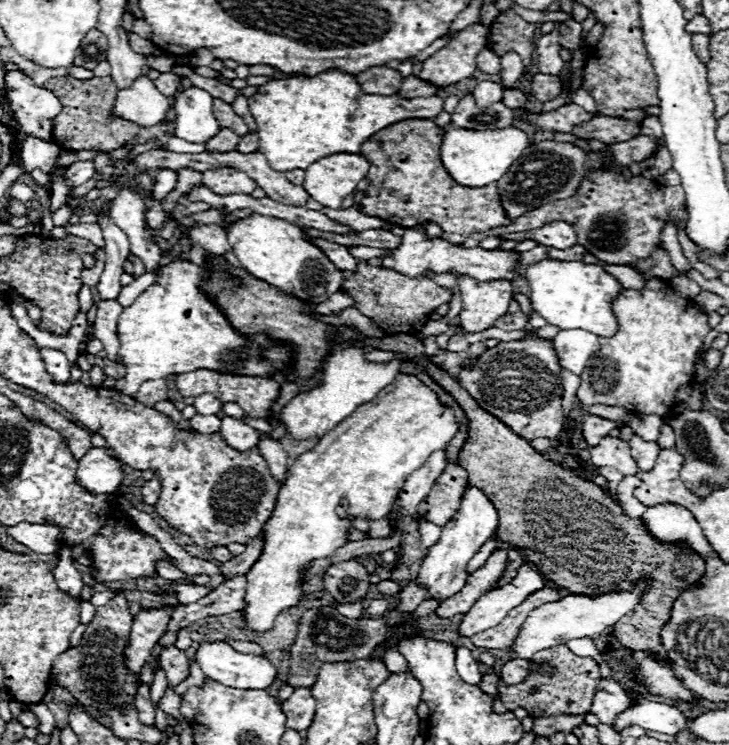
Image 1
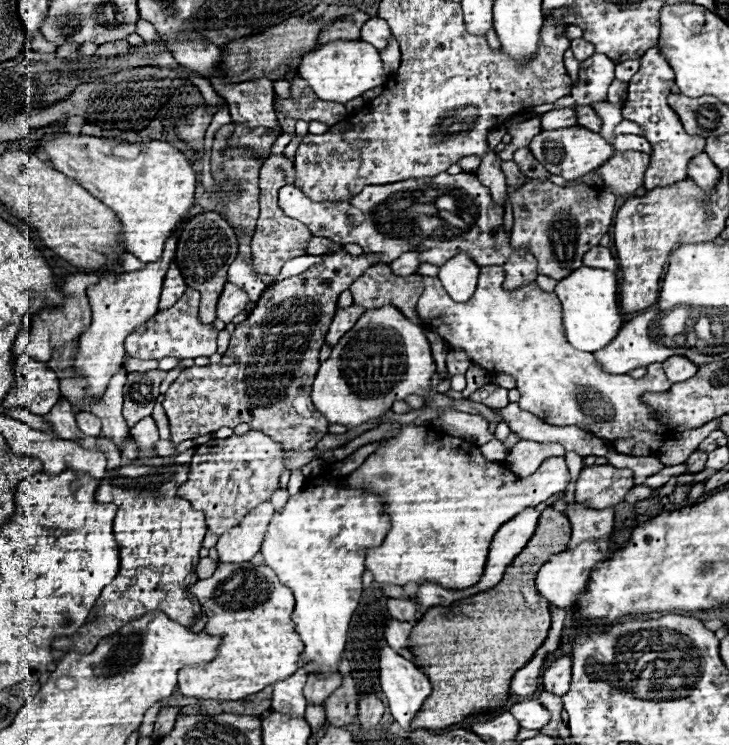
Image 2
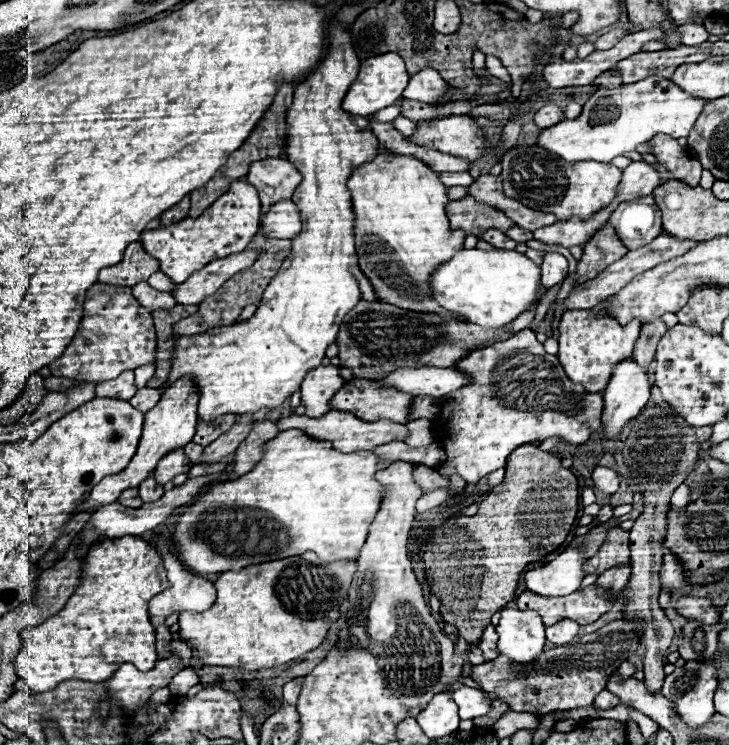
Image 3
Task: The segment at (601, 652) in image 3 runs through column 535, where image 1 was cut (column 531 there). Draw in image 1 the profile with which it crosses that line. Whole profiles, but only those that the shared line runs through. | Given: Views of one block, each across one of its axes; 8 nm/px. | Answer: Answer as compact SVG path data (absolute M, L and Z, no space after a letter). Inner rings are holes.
M566 646L548 648L546 652L534 654L534 658L530 660L530 676L522 684L516 684L514 688L510 686L500 688L500 702L504 702L510 712L518 706L528 710L536 718L546 718L556 714L578 716L590 710L598 682L600 682L600 670L592 658L580 658L574 652L570 652Z

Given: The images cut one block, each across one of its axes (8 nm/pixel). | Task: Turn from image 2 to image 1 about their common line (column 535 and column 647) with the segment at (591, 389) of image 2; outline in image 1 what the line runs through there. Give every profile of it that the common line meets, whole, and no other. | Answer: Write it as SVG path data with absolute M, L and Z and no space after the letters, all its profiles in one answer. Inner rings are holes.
M652 278L646 282L642 290L622 290L612 304L612 312L616 316L618 332L610 338L600 338L600 350L590 356L586 368L580 378L582 384L578 388L578 400L584 406L606 404L606 406L622 406L640 414L658 414L666 416L676 406L676 390L680 386L688 386L694 378L694 356L704 342L704 336L710 332L708 316L696 310L690 304L682 304L680 296L670 288L670 284L662 278Z

